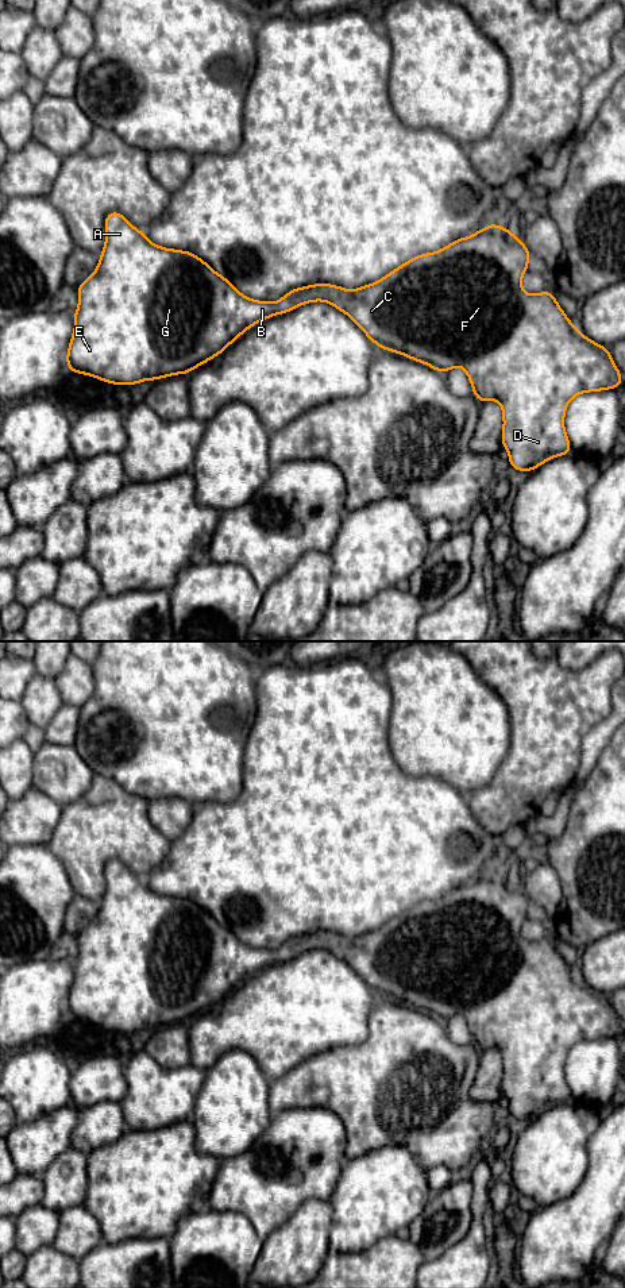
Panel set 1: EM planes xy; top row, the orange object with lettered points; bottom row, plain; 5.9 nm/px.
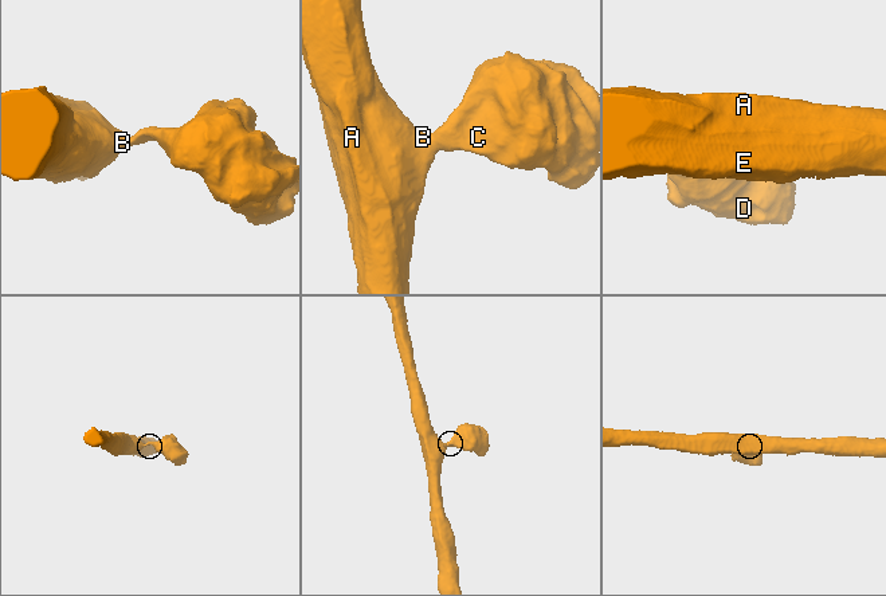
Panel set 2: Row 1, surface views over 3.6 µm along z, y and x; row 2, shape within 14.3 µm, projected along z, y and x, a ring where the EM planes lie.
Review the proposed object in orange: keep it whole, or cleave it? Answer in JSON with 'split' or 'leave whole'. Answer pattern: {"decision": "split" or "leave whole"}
{"decision": "leave whole"}

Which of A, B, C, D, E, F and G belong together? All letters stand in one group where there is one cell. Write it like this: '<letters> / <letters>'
A B C D E F G

